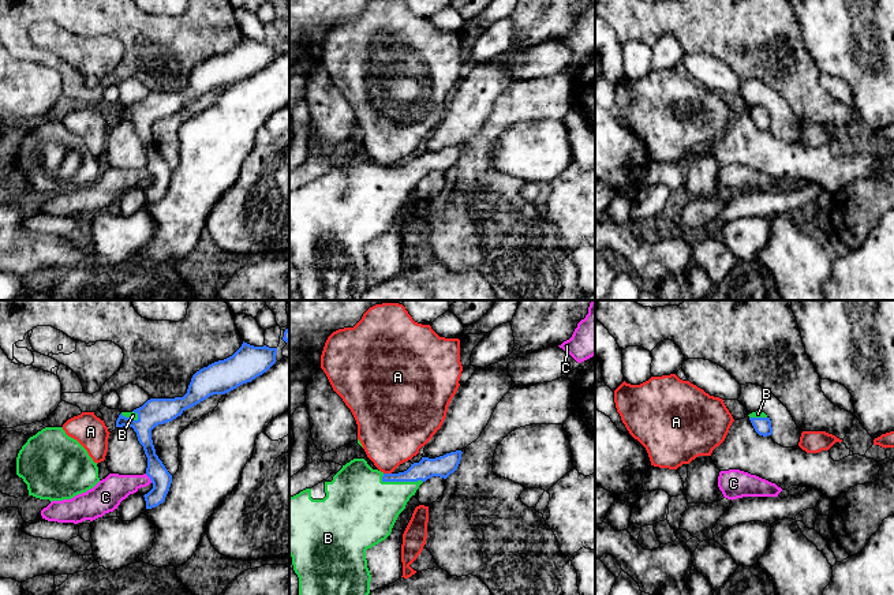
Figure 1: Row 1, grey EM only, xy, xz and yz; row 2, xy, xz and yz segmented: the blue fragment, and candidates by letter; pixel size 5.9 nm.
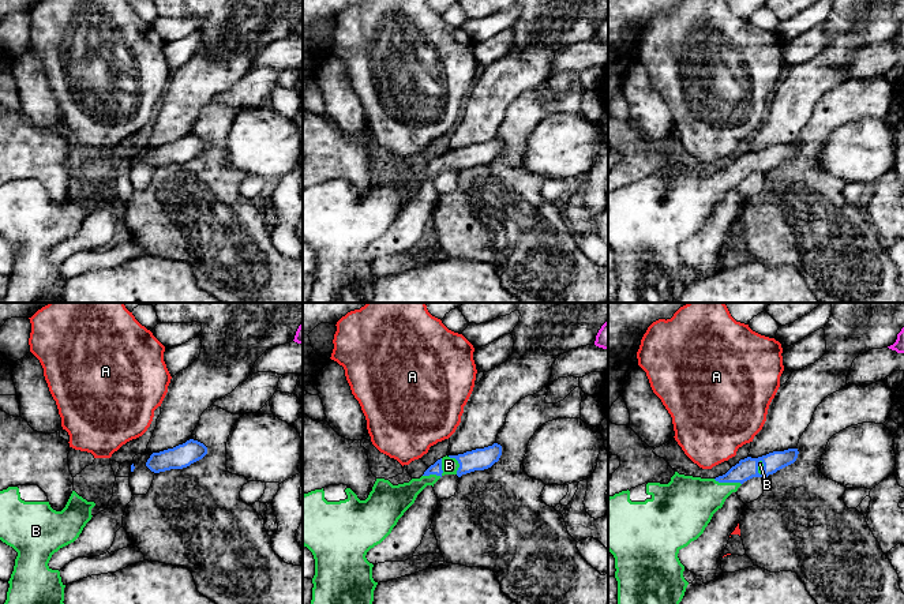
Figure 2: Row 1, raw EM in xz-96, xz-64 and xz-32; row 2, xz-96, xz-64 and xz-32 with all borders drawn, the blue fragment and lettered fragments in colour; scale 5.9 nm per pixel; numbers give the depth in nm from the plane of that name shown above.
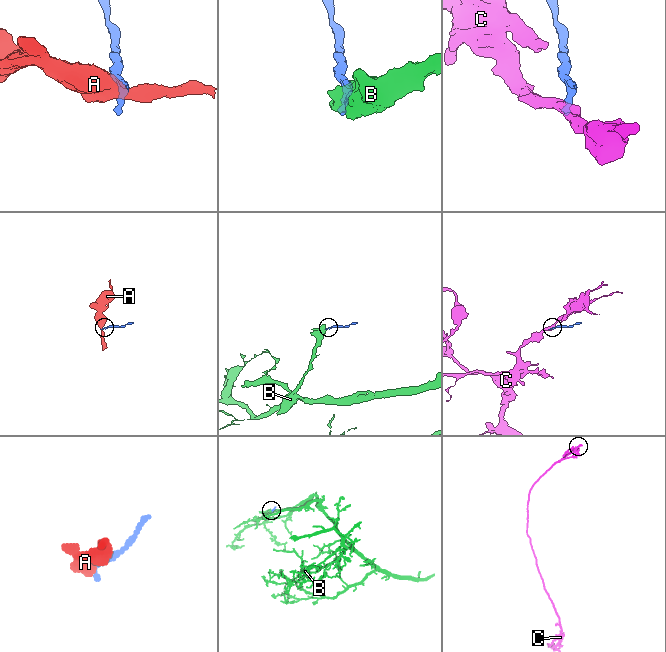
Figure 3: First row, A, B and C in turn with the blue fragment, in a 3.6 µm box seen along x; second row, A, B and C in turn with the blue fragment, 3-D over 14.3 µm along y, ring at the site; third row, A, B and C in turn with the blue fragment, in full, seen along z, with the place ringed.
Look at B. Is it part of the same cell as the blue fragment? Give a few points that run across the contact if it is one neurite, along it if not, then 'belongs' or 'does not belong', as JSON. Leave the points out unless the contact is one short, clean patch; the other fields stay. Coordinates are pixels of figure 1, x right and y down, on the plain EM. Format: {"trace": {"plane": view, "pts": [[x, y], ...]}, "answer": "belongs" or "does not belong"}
{"trace": {"plane": "xz", "pts": [[426, 163], [410, 175], [401, 175], [369, 202]]}, "answer": "belongs"}

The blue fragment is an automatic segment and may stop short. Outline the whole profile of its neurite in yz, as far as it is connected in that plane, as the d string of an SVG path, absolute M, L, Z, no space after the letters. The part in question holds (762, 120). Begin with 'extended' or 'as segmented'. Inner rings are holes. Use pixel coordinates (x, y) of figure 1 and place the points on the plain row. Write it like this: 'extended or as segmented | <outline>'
extended | M756 105L749 108L748 111L755 126L759 130L767 131L773 128L771 115L764 106Z

